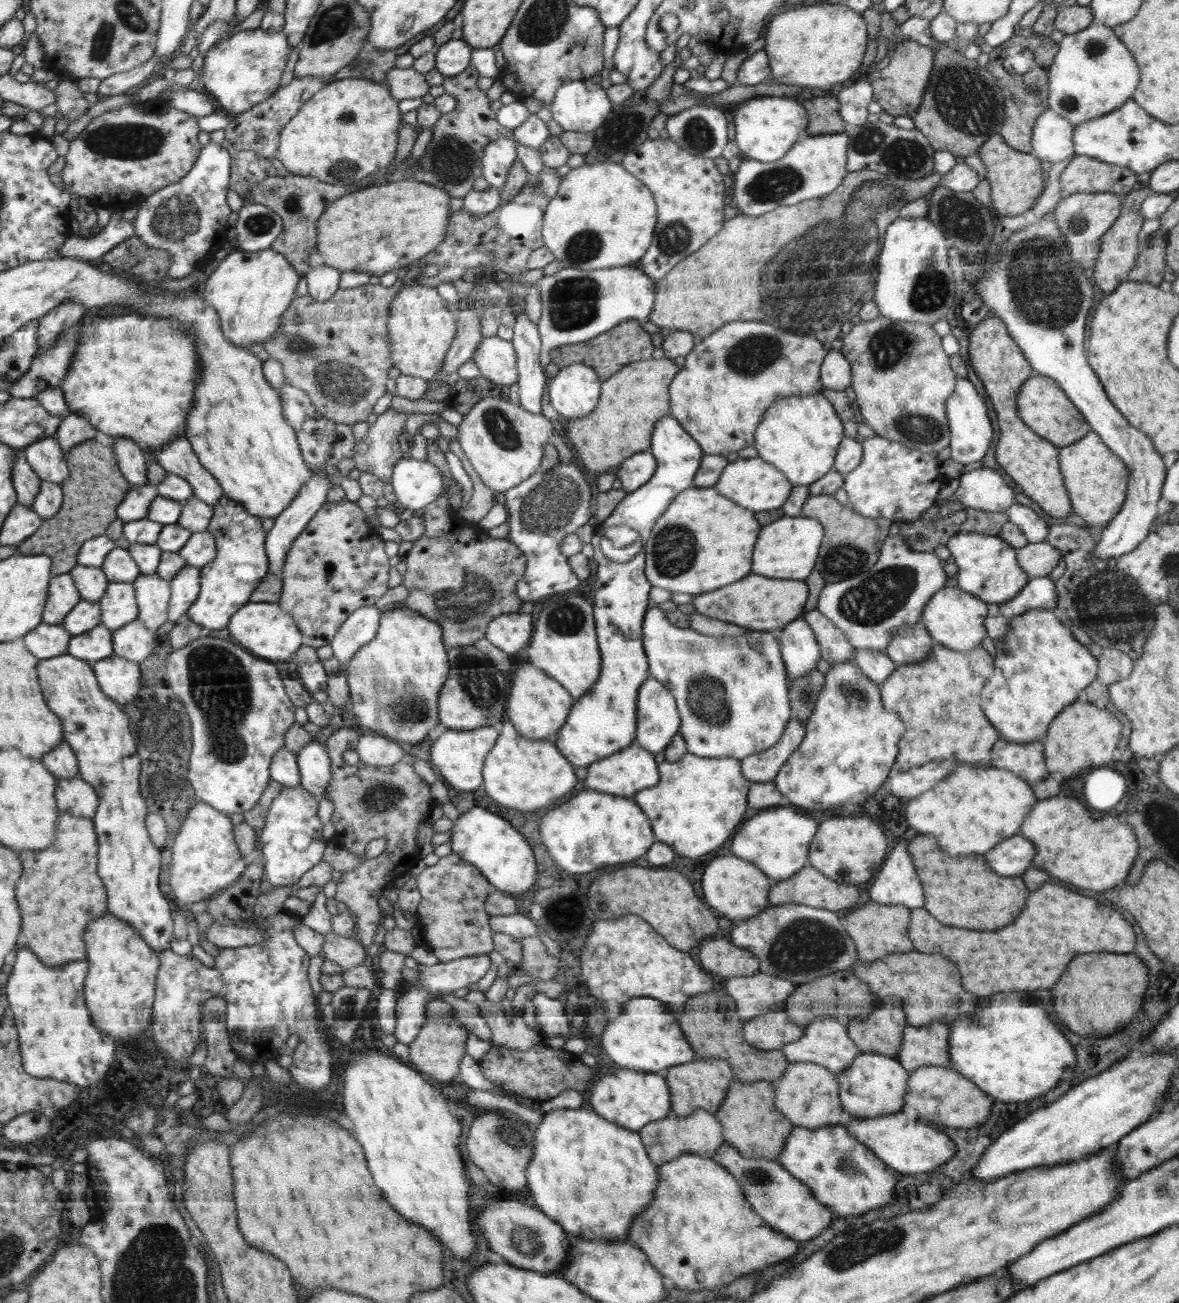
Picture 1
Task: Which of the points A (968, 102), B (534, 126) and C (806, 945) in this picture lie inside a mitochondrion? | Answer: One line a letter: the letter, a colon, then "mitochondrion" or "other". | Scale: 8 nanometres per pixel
A: mitochondrion
B: other
C: mitochondrion

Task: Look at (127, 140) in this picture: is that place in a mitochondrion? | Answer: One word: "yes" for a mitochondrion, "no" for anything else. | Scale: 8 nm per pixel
yes

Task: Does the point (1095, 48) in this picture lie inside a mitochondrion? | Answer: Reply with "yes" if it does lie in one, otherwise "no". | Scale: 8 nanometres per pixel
yes

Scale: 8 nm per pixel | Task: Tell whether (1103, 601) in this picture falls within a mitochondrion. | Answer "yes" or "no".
yes

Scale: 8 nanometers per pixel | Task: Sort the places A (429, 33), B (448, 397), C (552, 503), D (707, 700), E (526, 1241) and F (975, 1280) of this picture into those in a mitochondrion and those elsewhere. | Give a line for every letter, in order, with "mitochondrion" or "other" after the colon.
A: other
B: other
C: mitochondrion
D: mitochondrion
E: mitochondrion
F: other

